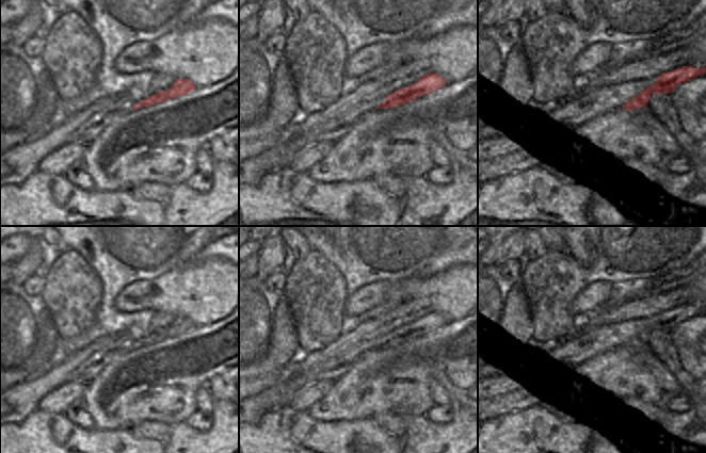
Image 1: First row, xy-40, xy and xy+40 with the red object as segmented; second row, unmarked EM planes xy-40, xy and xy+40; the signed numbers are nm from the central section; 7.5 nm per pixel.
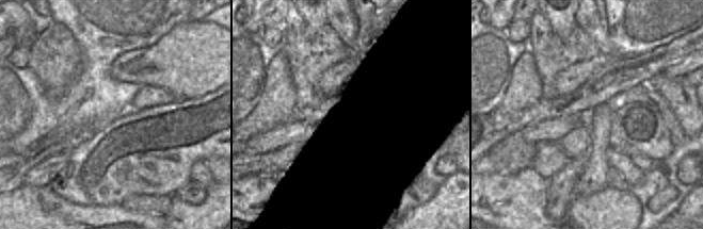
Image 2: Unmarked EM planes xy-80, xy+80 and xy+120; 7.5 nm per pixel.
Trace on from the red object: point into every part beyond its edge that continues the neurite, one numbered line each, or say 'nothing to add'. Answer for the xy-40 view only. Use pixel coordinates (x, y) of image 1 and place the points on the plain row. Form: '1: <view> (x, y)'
1: xy-40 (17, 402)

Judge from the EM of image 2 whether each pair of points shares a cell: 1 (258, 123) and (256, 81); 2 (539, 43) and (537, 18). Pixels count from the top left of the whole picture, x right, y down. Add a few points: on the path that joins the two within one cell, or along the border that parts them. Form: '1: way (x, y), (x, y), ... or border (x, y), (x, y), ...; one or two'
1: border (266, 79), (264, 92), (257, 104), (242, 120); two
2: way (536, 36), (537, 25); one

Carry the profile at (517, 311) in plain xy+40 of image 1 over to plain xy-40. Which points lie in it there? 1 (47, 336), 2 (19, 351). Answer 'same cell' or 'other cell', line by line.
1: same cell
2: other cell

